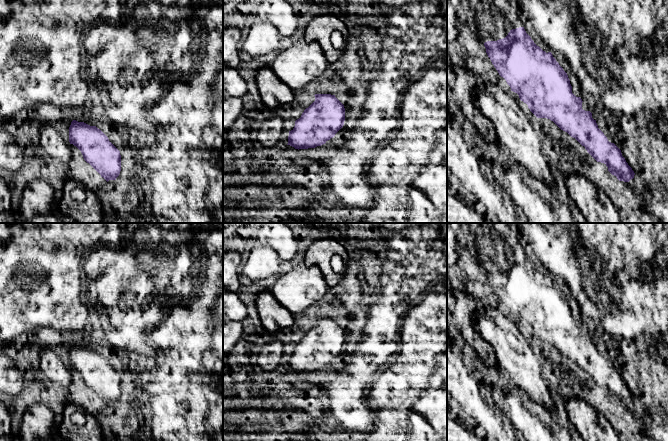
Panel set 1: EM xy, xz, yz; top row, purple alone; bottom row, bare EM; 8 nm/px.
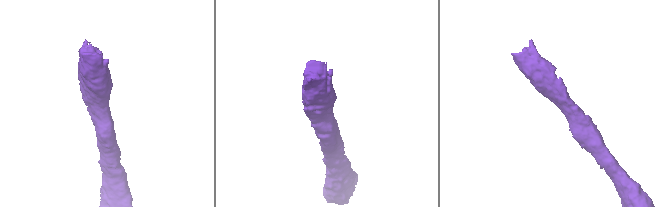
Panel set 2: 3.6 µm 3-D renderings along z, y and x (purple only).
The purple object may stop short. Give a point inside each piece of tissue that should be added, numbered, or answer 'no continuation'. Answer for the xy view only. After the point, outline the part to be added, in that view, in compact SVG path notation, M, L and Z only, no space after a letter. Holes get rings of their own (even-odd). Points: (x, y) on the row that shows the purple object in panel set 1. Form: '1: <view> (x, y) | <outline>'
no continuation

